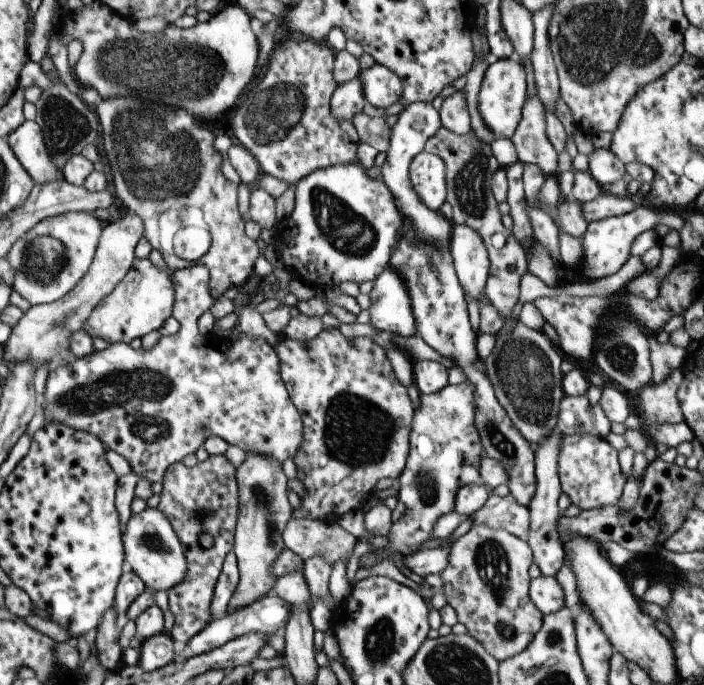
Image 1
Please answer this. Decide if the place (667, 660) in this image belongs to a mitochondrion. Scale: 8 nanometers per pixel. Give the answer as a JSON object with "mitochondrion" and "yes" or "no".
{"mitochondrion":"no"}

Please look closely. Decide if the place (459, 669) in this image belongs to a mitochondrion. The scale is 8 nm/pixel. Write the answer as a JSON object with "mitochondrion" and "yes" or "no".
{"mitochondrion":"yes"}

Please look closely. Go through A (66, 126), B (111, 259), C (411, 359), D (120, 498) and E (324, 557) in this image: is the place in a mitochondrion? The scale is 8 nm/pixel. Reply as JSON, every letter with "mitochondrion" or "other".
{"A":"mitochondrion","B":"mitochondrion","C":"other","D":"other","E":"other"}

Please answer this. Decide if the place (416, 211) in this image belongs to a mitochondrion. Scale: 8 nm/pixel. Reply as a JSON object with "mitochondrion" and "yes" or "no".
{"mitochondrion":"no"}

